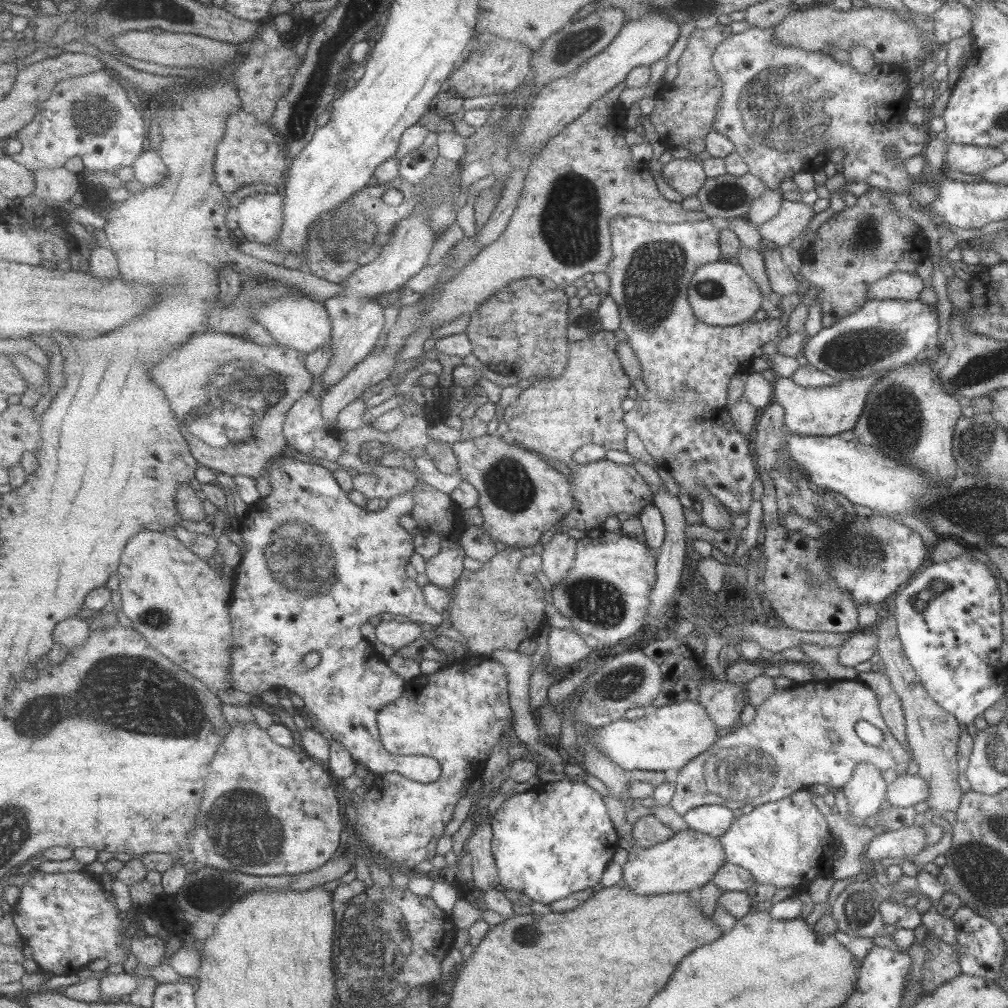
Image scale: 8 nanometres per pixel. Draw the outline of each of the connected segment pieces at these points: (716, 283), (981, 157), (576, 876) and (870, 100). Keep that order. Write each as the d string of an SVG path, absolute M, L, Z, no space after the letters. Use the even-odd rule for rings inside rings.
M716 261L696 269L688 287L688 300L694 314L712 326L734 326L754 316L762 308L762 290L754 278L738 263Z
M950 142L945 163L946 168L975 177L982 171L1000 165L1006 158L998 147L977 147Z
M546 777L532 790L514 794L506 800L494 815L496 839L493 848L502 885L521 891L536 903L551 906L562 898L569 898L601 882L620 840L604 801L584 781L575 781L571 777L557 782Z
M750 27L742 33L732 33L728 38L724 39L722 43L716 47L714 56L712 56L714 68L716 68L718 76L722 81L722 96L720 97L719 110L714 120L713 130L718 131L720 134L728 137L732 143L734 143L734 149L737 154L744 160L744 163L748 165L748 172L758 176L762 179L762 182L770 189L779 189L780 184L784 178L791 178L796 172L811 172L814 173L819 169L822 169L829 160L830 154L842 148L847 152L847 156L844 158L842 164L842 172L845 180L848 182L866 182L870 187L880 188L883 191L890 190L891 192L898 194L910 194L911 187L917 182L924 181L922 177L912 176L908 174L905 161L912 156L922 155L928 140L931 135L927 126L918 126L907 121L905 111L907 104L911 101L910 84L908 72L898 64L890 64L890 62L879 62L874 64L874 68L868 72L868 74L860 74L856 68L854 68L849 62L842 63L837 62L834 57L822 52L806 52L802 48L796 48L796 46L784 46L784 44L778 44L774 40L774 29L760 29L757 27ZM892 145L898 151L898 155L894 159L888 159L884 155L884 148Z

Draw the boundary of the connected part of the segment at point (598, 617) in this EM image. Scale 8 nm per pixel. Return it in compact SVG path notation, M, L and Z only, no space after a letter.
M604 527L591 529L586 531L583 538L579 540L579 558L576 559L576 567L572 569L572 574L568 575L568 579L562 579L560 583L554 584L554 603L559 612L566 616L572 623L573 628L584 636L595 637L601 646L614 646L618 644L622 638L634 638L634 634L644 626L644 620L646 620L646 610L650 607L650 593L654 589L654 583L656 583L656 558L652 556L650 548L646 548L642 542L634 539L634 536L626 534L620 534L613 531L607 531Z

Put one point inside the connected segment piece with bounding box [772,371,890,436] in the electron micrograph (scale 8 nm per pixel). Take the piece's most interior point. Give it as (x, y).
(829, 410)

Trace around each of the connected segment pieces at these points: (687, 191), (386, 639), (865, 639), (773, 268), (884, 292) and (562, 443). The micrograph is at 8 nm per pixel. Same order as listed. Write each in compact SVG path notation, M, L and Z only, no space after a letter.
M673 159L663 166L662 178L683 197L695 195L706 182L706 173L702 163L695 159Z
M381 621L376 627L376 633L379 640L397 651L423 638L426 632L420 626L420 623Z
M863 628L843 642L838 649L839 663L856 667L857 664L870 660L877 653L879 638Z
M765 242L761 246L761 252L764 255L766 275L772 290L782 296L798 292L798 279L782 261L780 248Z
M894 271L888 276L873 282L868 288L868 300L919 300L920 293L926 288L924 279L917 273Z
M600 331L584 340L571 341L571 366L559 380L538 381L519 396L507 409L503 420L509 424L512 438L570 468L575 467L574 456L584 444L598 444L607 449L626 450L626 422L622 422L622 400L628 396L630 380L620 366L616 353L618 338L613 331Z

